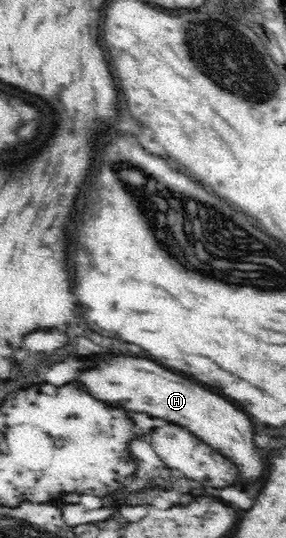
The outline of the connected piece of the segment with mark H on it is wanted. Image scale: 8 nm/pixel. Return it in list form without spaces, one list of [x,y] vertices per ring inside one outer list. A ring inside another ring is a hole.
[[[99,354],[91,356],[89,362],[89,368],[79,373],[79,382],[83,382],[91,396],[103,400],[109,406],[144,412],[185,428],[238,466],[241,488],[244,490],[251,488],[253,481],[259,480],[257,474],[261,474],[262,458],[258,456],[260,450],[253,441],[255,430],[251,428],[247,414],[235,408],[235,402],[229,404],[201,384],[169,372],[149,358]]]

